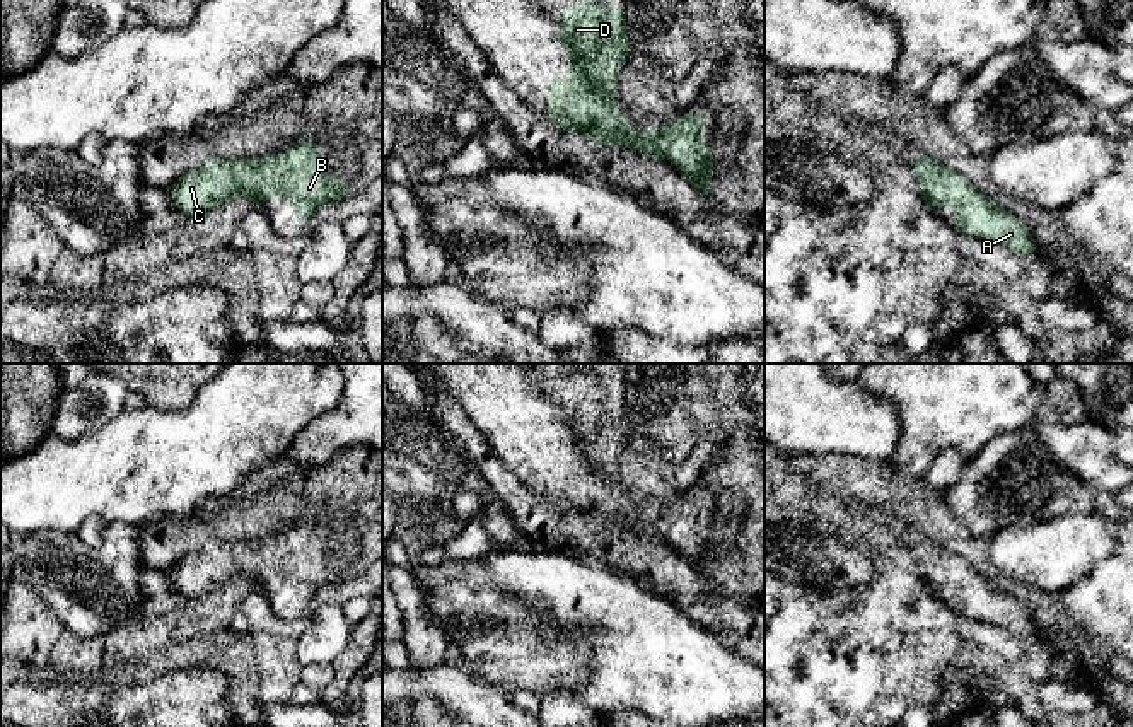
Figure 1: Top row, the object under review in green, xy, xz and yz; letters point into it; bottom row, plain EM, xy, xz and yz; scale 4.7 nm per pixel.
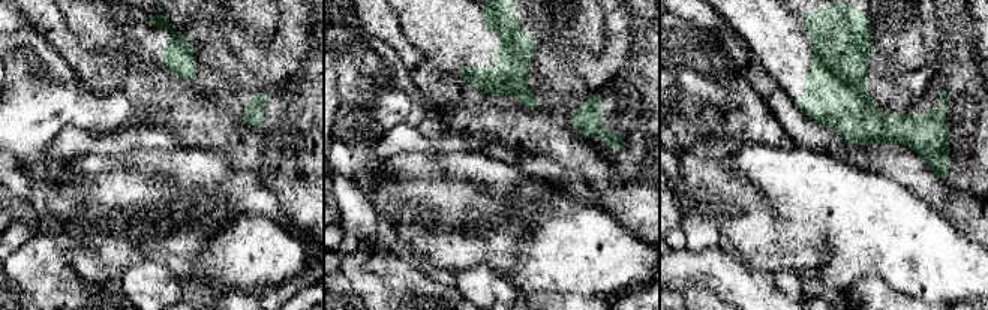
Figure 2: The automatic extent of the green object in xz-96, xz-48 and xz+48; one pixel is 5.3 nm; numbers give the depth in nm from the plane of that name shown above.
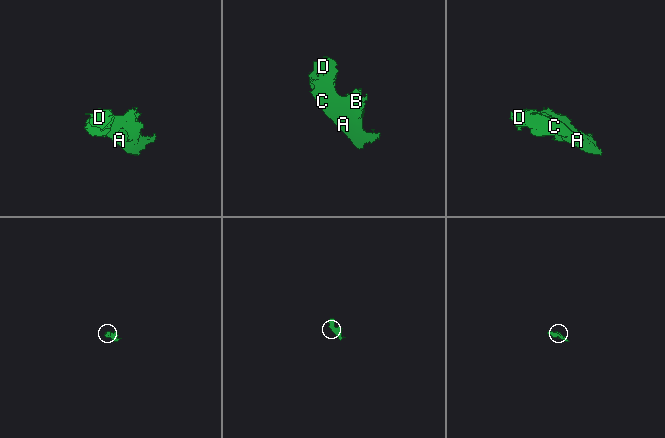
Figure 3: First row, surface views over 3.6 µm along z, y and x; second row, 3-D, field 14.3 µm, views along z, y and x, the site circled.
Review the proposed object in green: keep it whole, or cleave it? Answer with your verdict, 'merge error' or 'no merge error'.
no merge error

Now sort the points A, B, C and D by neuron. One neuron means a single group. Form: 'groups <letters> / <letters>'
groups A B C D

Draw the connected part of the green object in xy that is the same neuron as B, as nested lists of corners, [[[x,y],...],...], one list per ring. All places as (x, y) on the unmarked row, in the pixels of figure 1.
[[[314,519],[290,526],[280,538],[210,541],[184,555],[169,573],[186,604],[241,577],[264,590],[268,579],[280,573],[300,601],[312,599],[322,585],[348,580],[348,567],[329,555]]]

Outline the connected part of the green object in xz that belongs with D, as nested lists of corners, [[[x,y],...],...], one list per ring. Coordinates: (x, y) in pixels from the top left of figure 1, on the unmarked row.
[[[578,381],[560,396],[560,432],[572,430],[572,454],[548,464],[548,495],[556,510],[573,510],[589,517],[594,529],[619,526],[633,534],[648,532],[671,541],[684,563],[703,580],[710,579],[713,539],[705,527],[703,493],[684,495],[664,509],[664,515],[633,514],[625,493],[613,485],[616,452],[631,425],[623,420],[628,410],[625,391],[613,391],[594,381]]]

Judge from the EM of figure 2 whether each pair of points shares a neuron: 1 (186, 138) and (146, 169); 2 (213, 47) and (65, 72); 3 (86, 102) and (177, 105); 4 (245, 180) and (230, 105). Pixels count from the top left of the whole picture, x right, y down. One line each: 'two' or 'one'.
1: two
2: two
3: two
4: two

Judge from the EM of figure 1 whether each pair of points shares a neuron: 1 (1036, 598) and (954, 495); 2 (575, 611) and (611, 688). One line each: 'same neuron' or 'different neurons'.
1: different neurons
2: same neuron

